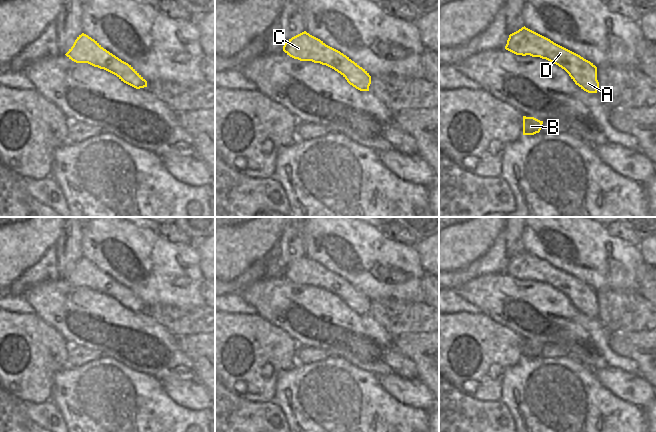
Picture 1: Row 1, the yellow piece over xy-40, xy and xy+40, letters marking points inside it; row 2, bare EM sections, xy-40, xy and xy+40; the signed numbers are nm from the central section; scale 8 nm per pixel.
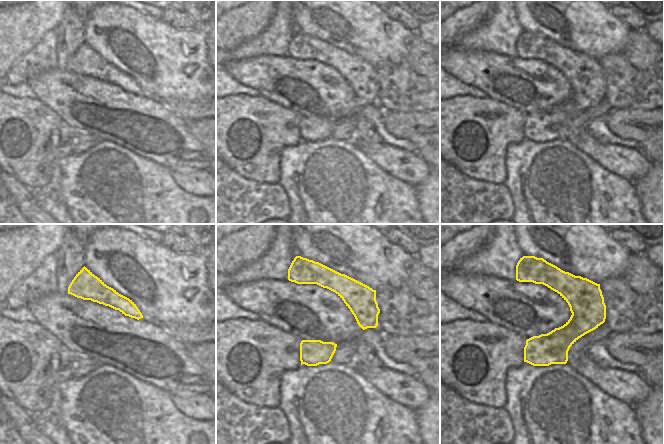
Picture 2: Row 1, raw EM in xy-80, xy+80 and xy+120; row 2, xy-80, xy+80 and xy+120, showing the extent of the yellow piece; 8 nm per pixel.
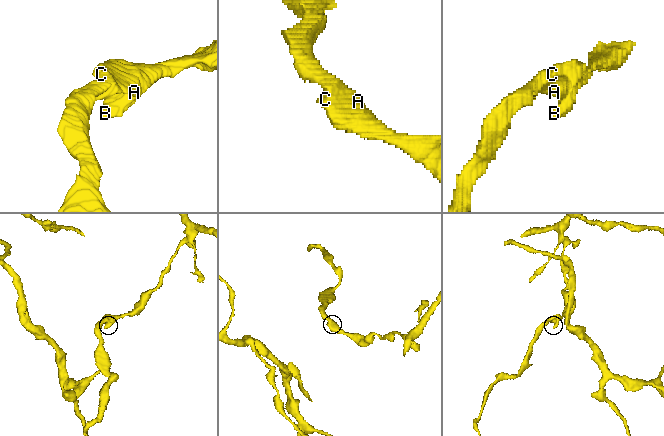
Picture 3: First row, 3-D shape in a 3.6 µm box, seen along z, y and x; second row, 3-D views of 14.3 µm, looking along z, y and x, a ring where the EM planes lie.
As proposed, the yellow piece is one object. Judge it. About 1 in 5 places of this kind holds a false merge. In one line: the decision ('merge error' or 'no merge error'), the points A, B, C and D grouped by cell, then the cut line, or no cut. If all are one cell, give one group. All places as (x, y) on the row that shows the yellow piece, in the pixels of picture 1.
no merge error; A B C D; no cut

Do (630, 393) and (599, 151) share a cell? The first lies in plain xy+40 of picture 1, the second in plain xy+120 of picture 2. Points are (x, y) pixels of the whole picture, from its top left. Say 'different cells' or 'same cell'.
same cell

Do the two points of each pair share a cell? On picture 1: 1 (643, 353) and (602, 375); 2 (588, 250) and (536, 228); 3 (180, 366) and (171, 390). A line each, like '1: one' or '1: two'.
1: two
2: one
3: two

